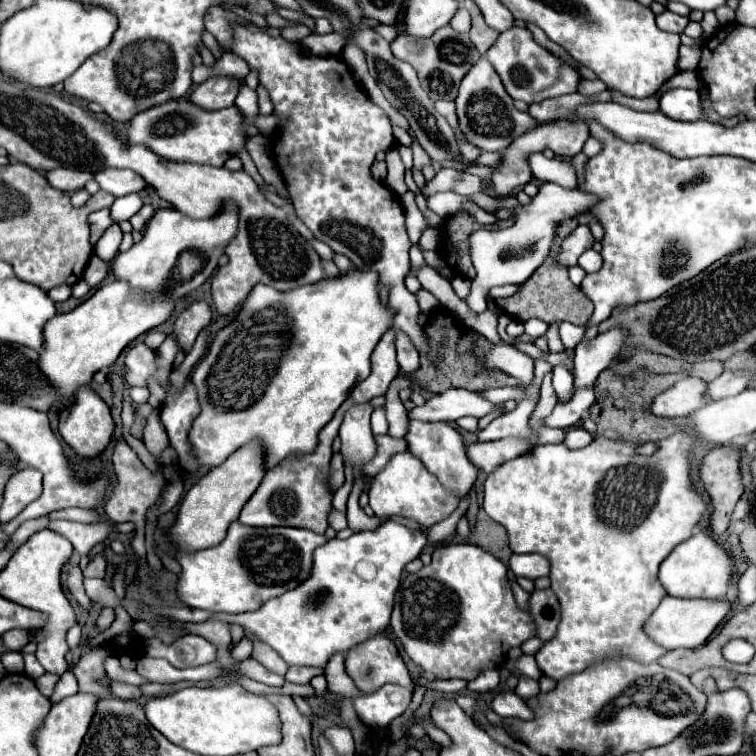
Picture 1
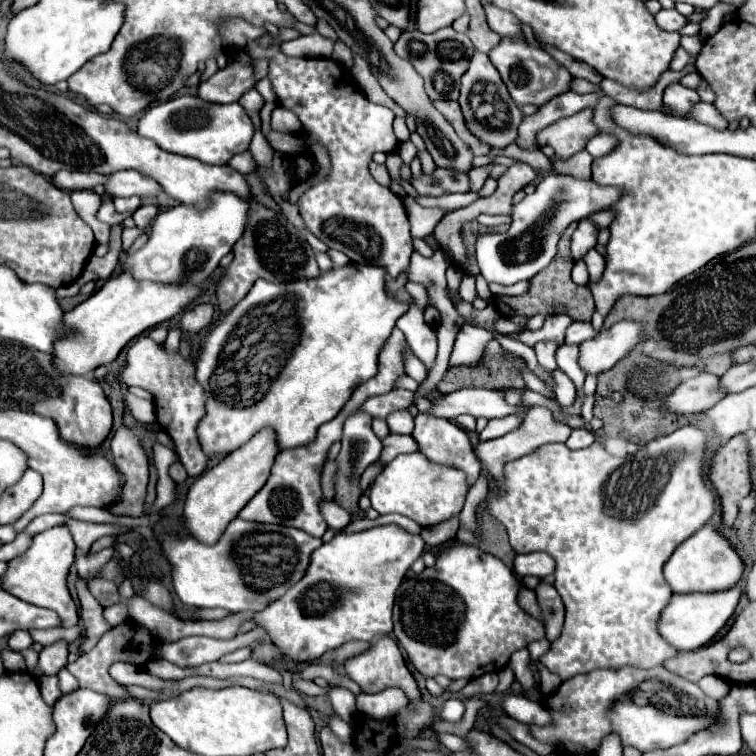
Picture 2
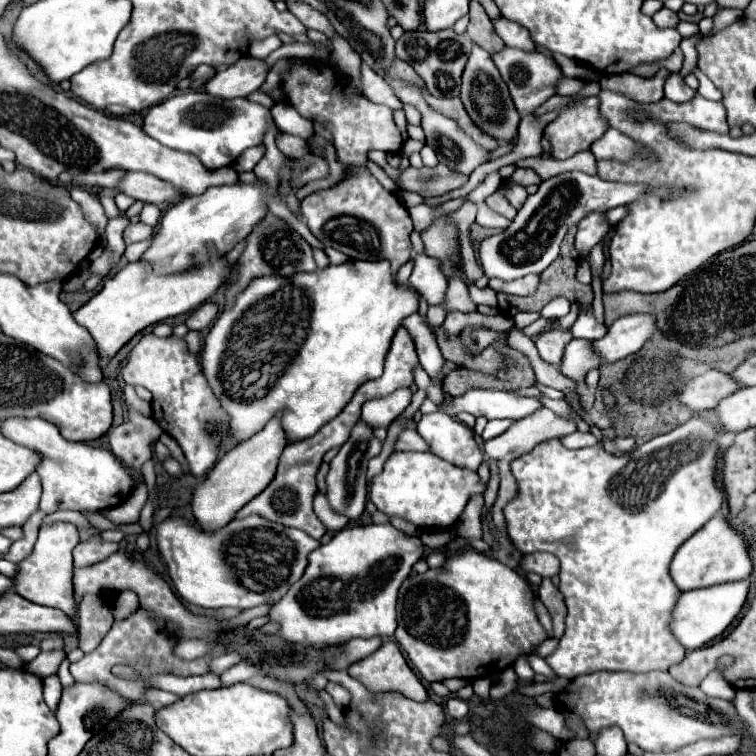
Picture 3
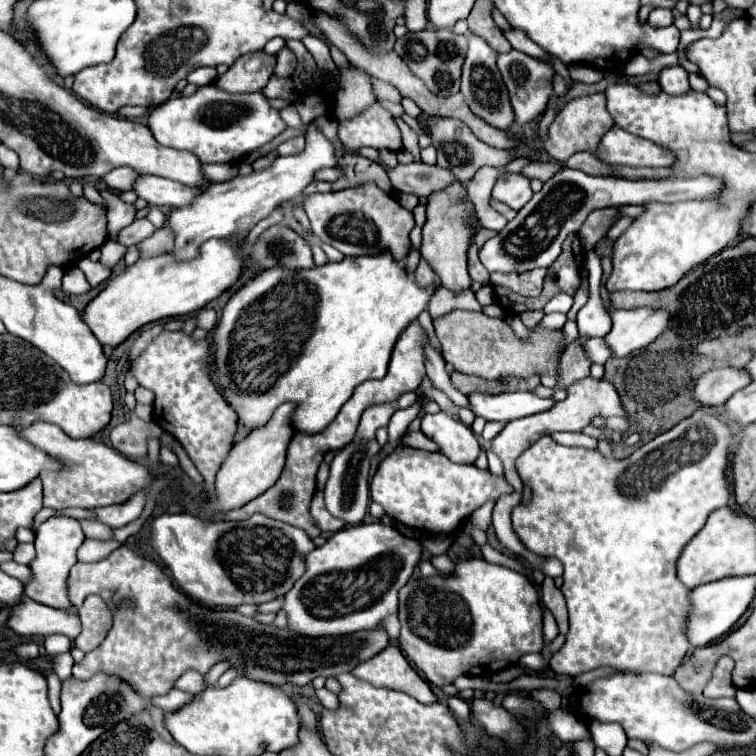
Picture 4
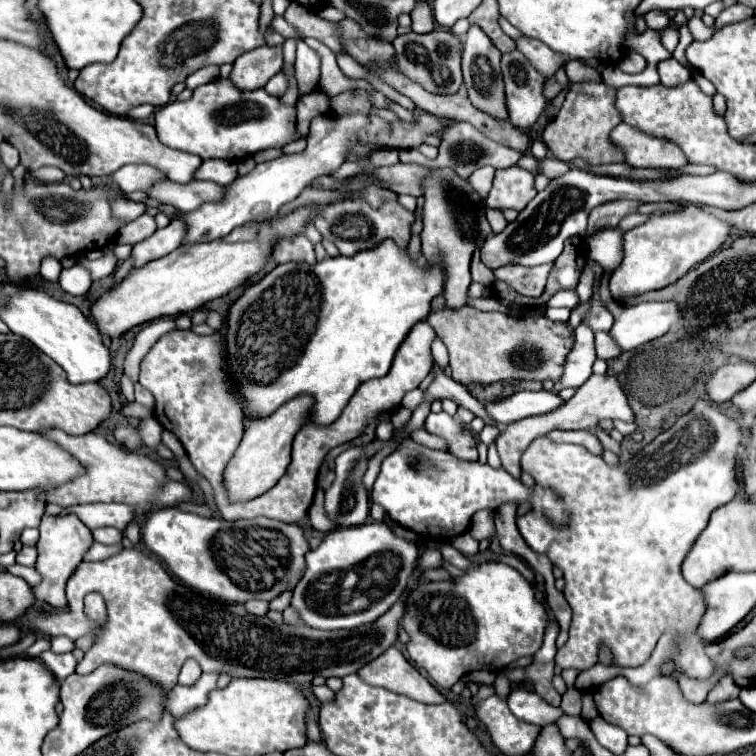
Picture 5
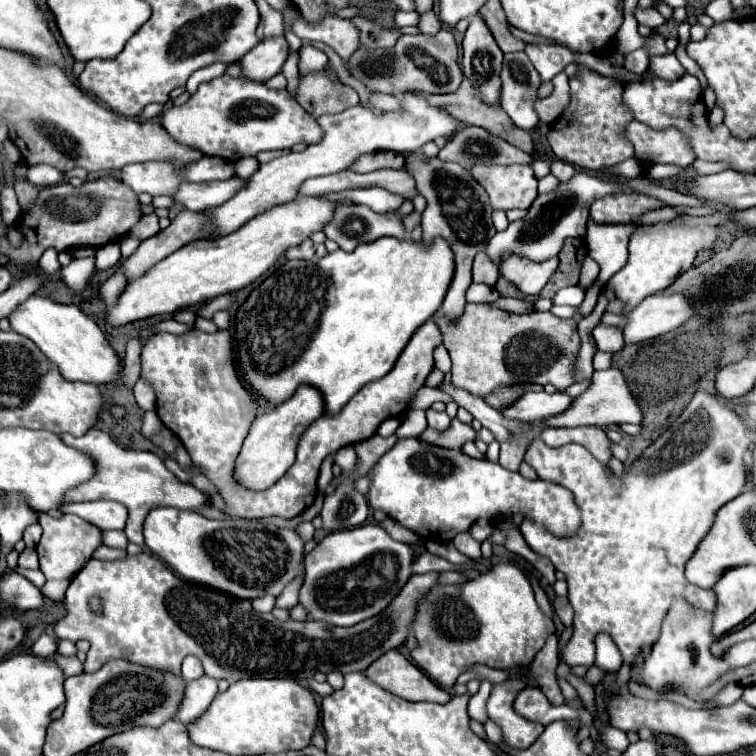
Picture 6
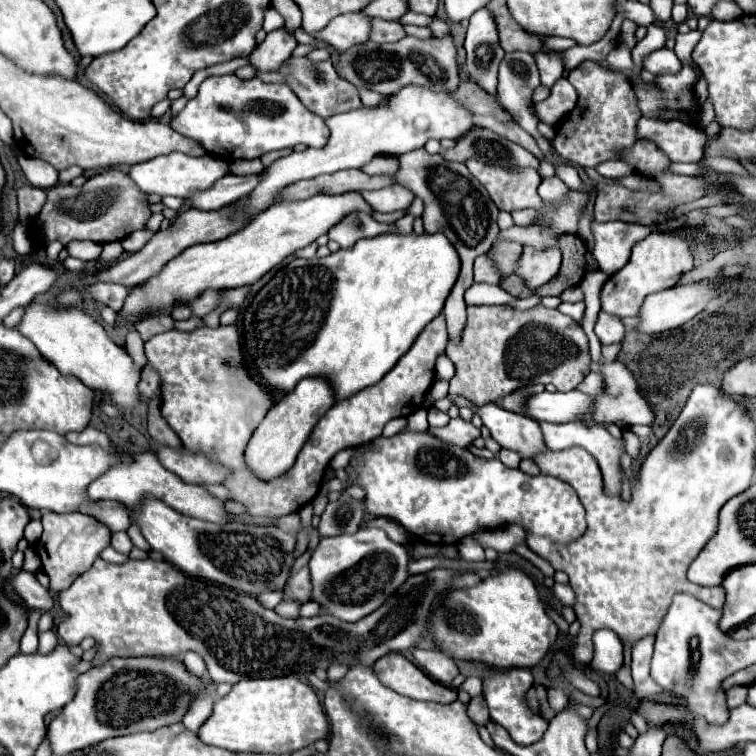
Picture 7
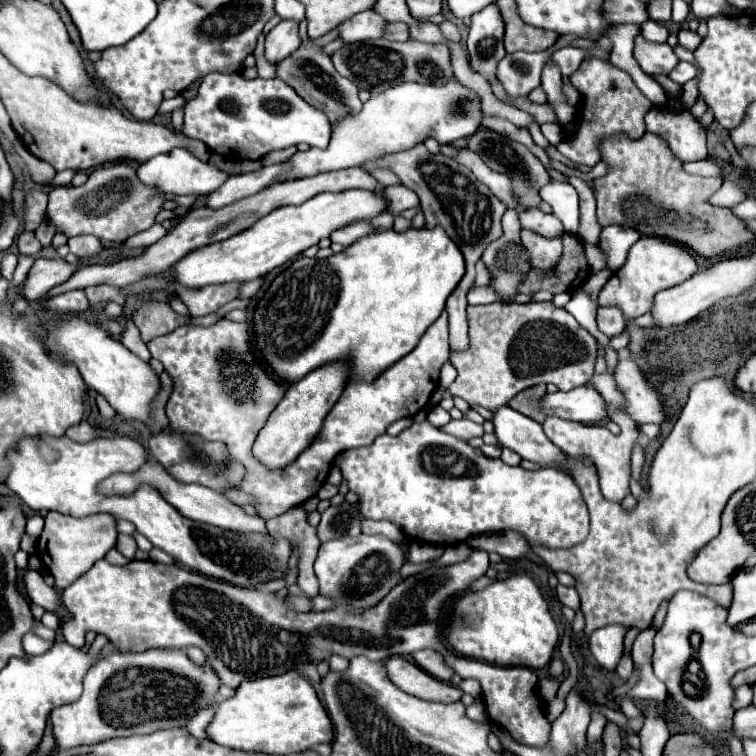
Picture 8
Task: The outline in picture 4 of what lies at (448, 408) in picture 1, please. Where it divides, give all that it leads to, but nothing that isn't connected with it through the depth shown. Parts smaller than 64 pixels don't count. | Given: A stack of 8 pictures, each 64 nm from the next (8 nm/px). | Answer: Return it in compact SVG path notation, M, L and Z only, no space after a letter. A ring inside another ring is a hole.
M512 392L512 394L472 394L470 396L472 412L486 420L510 422L516 418L532 416L544 412L556 404L552 398L540 398L534 392Z

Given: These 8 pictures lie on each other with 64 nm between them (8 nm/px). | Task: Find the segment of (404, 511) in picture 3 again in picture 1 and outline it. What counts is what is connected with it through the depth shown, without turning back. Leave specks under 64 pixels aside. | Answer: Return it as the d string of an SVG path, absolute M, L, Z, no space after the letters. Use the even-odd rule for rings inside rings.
M410 452L394 454L386 468L372 478L368 494L370 494L370 508L376 512L376 516L382 518L400 514L404 518L416 520L424 528L448 518L458 508L460 502L460 498L452 496L452 492L448 492L448 488L444 488L440 480L436 480L424 468L424 464L420 464L420 460L416 460L416 456L412 456Z

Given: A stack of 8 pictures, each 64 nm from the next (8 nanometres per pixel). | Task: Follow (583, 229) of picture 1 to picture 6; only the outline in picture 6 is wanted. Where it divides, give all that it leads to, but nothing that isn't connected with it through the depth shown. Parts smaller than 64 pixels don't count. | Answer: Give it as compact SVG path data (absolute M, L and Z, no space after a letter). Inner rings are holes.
M612 194L604 200L596 200L590 208L590 216L598 224L616 224L616 222L634 222L650 210L662 208L664 202L646 194Z

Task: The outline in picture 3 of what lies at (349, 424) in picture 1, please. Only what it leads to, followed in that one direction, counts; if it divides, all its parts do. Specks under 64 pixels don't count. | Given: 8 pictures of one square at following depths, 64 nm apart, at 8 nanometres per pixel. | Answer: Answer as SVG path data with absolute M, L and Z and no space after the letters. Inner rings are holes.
M358 422L352 428L350 440L340 448L340 452L330 462L330 472L326 476L326 486L328 486L326 498L334 512L346 516L348 520L358 520L362 516L366 500L368 500L366 498L368 496L368 480L366 480L368 462L370 462L370 458L380 454L380 448L382 448L382 442L372 434L372 430L364 422Z

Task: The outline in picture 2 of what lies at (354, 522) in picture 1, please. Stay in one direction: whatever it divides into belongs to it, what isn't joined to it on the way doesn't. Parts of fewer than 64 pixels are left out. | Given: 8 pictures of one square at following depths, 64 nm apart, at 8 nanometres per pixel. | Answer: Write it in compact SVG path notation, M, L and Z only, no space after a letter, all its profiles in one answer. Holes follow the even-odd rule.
M377 460L363 472L362 476L360 476L360 490L362 490L362 492L365 492L365 490L370 487L371 483L382 471L382 469L383 466Z

